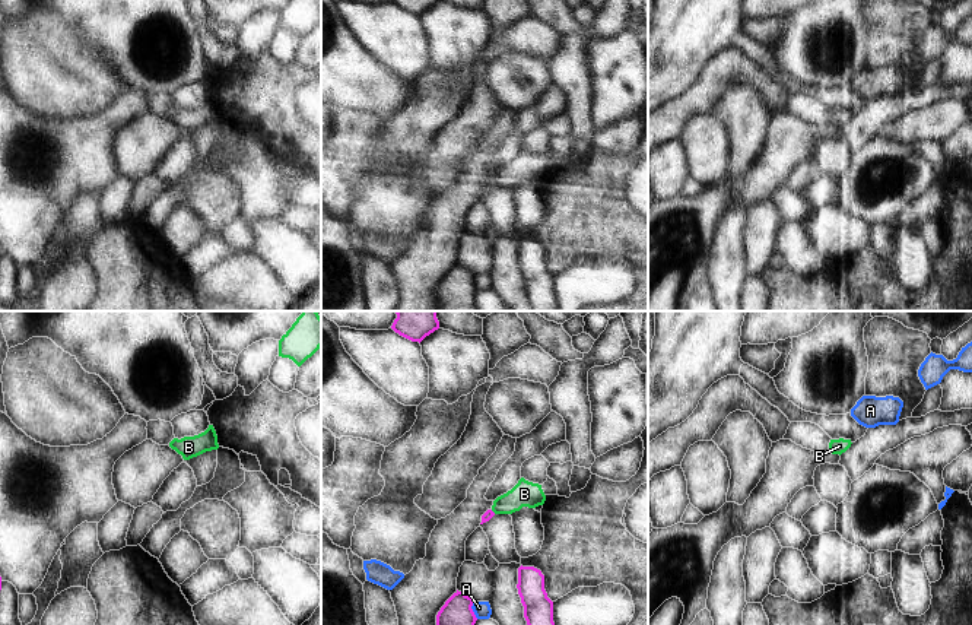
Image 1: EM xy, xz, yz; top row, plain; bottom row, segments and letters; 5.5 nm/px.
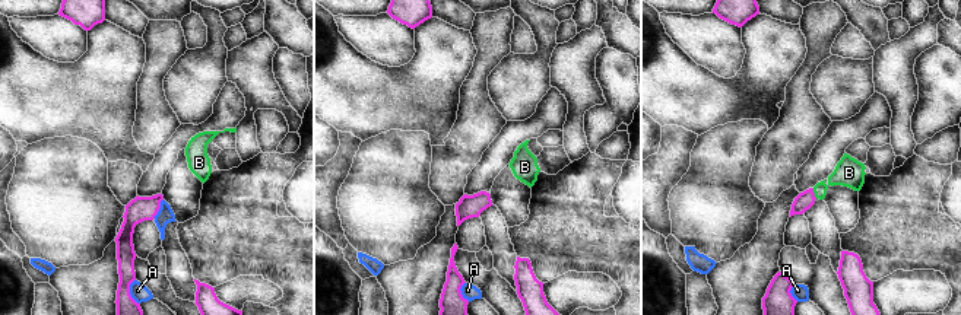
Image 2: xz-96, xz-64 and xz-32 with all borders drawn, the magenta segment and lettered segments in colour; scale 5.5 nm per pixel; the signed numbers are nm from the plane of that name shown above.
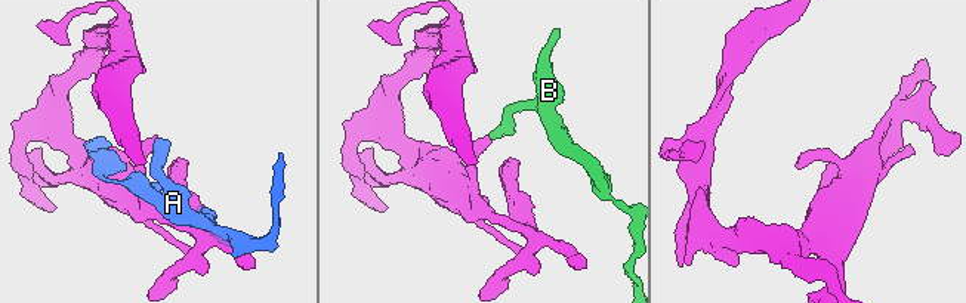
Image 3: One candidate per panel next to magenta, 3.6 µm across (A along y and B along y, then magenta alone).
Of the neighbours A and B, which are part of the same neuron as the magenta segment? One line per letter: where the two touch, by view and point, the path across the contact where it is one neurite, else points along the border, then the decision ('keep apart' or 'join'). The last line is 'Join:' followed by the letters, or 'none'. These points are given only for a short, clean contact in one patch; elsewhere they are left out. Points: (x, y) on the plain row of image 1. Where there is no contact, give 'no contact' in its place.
A: contact xz (472, 284); keep apart
B: contact xz (492, 184); way xz (489, 186), (492, 184), (524, 167); join
Join: B

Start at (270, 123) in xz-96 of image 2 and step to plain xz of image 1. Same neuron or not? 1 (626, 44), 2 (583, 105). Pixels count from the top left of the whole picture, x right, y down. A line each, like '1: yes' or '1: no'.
1: yes
2: no

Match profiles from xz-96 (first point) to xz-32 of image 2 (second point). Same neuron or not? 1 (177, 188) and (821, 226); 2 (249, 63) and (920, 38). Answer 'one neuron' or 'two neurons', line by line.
1: two neurons
2: one neuron

